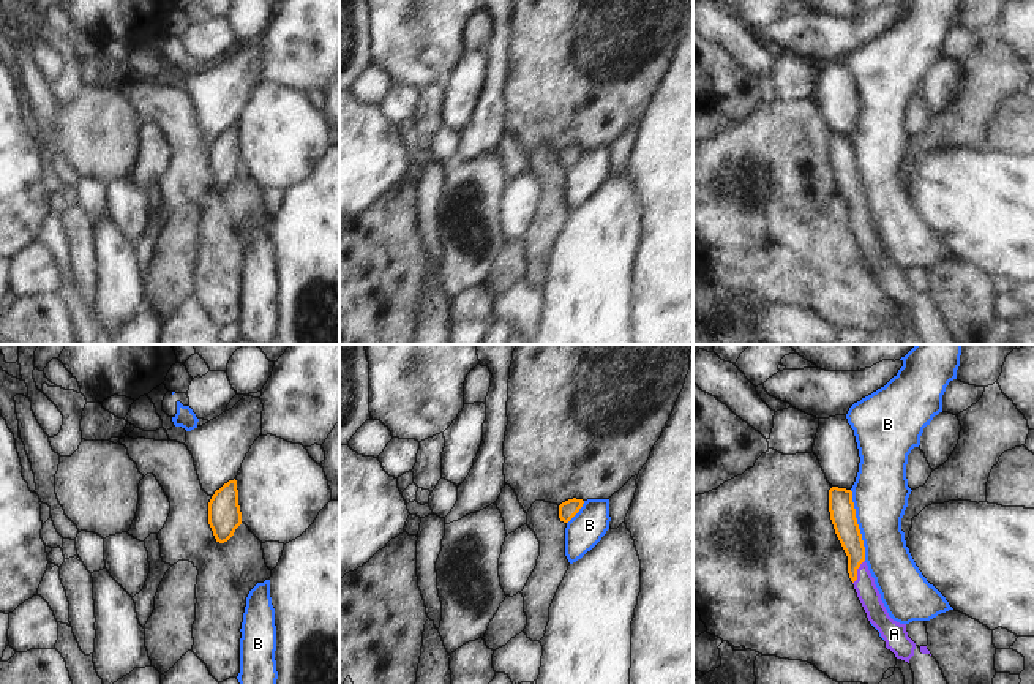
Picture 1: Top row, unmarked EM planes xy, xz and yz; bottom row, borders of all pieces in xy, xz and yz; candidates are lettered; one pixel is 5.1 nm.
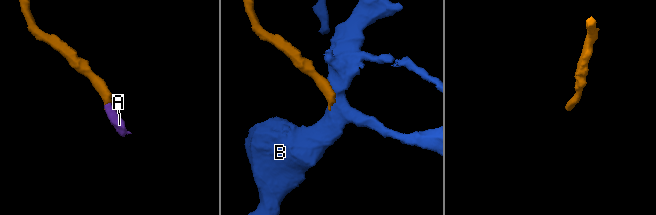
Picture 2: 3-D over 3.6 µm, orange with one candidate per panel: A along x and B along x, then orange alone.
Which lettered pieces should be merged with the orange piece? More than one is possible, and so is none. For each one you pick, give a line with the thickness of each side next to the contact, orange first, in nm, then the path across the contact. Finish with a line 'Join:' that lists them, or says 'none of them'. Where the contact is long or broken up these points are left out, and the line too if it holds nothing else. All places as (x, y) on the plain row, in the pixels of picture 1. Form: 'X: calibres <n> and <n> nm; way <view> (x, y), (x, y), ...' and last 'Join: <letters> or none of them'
A: calibres 120 and 110 nm; way yz (845, 171), (856, 198), (856, 218), (865, 234)
Join: A

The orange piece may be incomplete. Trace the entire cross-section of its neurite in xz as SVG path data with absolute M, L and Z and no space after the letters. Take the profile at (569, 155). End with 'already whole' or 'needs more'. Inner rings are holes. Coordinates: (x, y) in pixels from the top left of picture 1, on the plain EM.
M568 145L559 152L559 164L564 169L568 169L583 153L584 147L583 145Z | already whole

